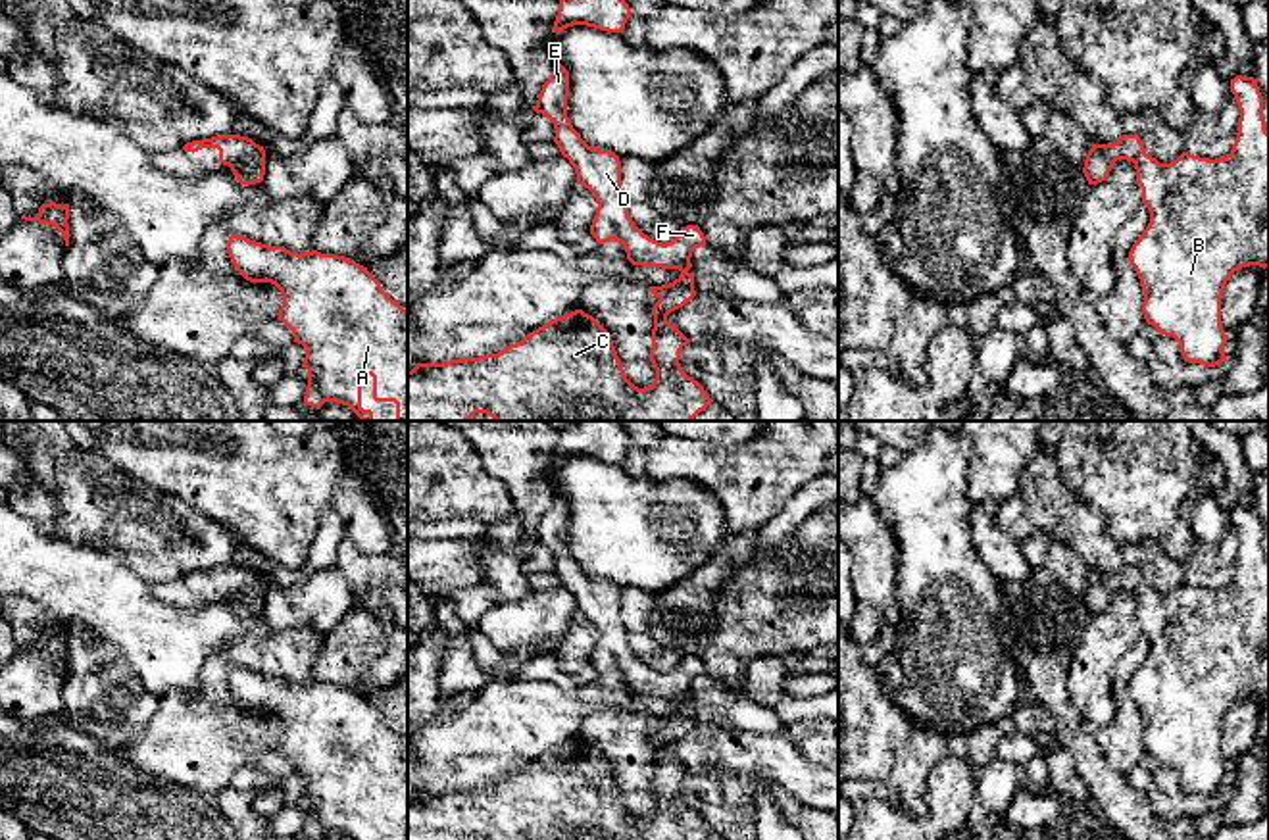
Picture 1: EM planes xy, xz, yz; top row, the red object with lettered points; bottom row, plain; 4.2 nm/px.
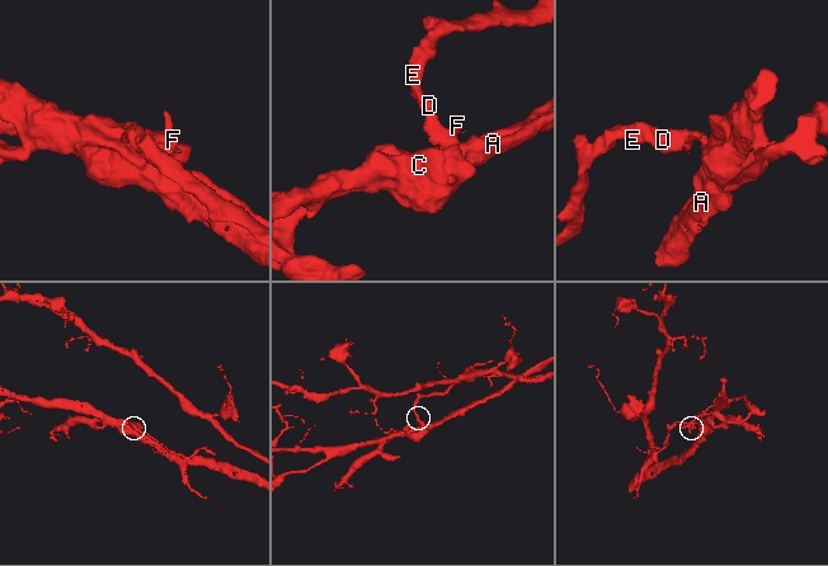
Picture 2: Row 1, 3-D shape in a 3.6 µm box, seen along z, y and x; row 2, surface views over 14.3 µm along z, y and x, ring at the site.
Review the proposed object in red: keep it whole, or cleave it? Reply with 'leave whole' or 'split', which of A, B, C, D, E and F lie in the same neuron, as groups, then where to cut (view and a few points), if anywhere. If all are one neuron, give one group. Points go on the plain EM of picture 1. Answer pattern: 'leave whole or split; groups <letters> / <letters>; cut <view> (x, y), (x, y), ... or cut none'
split; groups A B C / D E F; cut xy (264, 589), (237, 589), (229, 596)

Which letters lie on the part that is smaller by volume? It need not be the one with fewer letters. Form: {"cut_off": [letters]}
{"cut_off": ["D", "E", "F"]}

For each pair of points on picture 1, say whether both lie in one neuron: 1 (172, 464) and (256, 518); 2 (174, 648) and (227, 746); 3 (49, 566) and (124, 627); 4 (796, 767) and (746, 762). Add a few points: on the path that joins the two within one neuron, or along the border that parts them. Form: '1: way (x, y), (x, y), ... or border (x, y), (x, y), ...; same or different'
1: way (193, 464), (202, 464), (235, 496); same
2: border (218, 650), (197, 691), (160, 700); different
3: way (68, 577), (77, 581), (104, 608); same
4: way (785, 765), (781, 762), (758, 762); same

